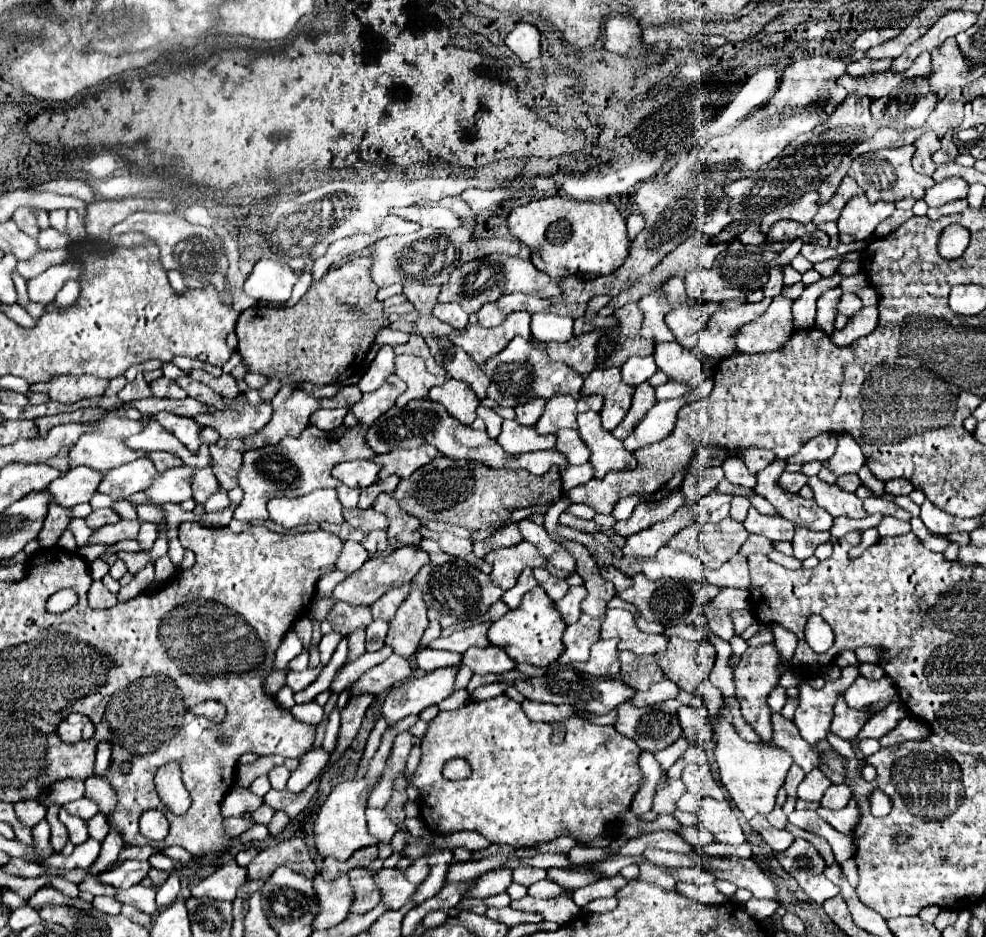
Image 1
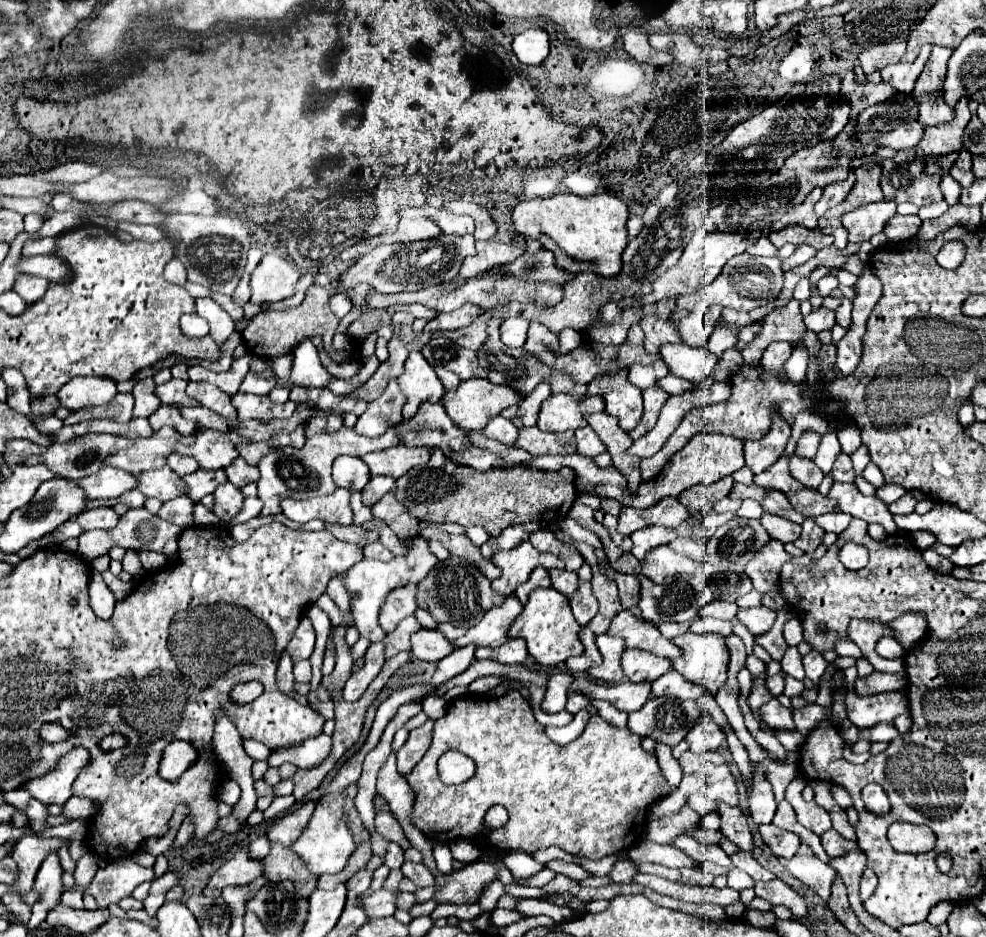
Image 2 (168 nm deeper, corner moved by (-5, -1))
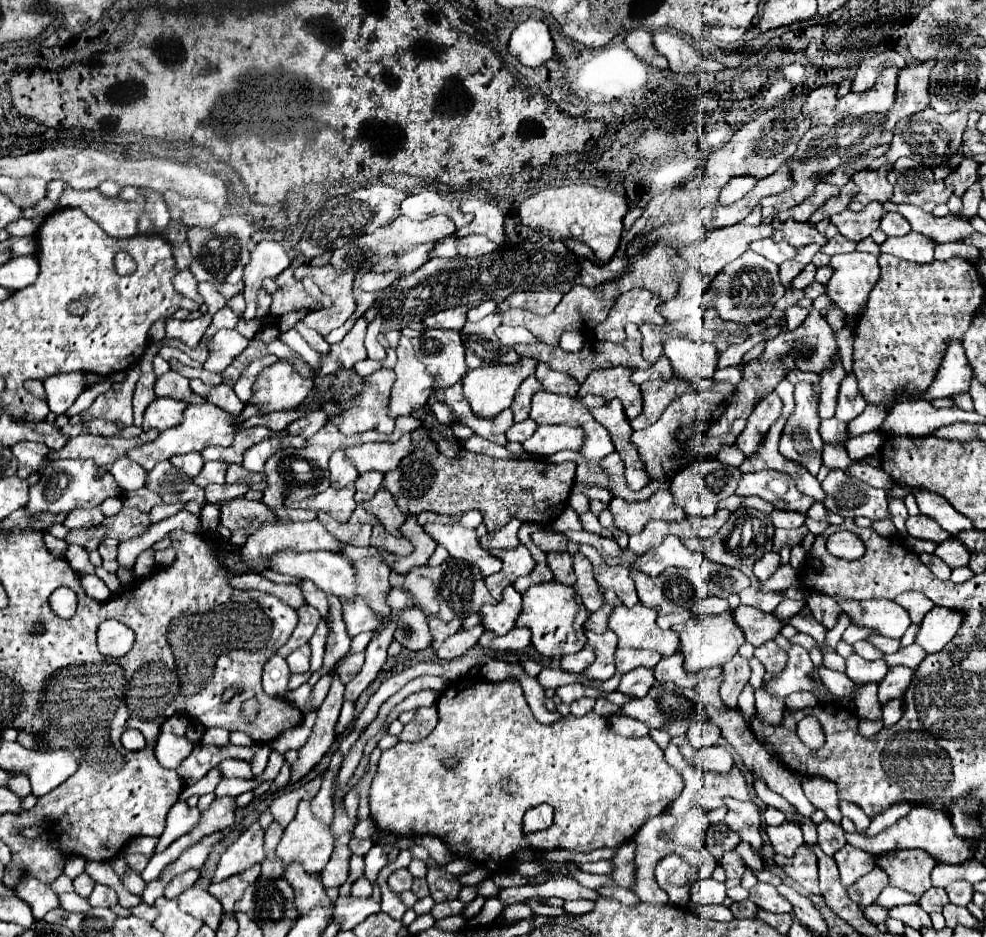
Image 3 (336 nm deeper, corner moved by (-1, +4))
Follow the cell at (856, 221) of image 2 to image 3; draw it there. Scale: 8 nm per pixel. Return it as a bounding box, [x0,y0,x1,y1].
[830,201,884,243]

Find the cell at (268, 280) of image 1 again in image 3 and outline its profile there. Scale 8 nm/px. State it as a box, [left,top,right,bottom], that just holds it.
[244,241,290,321]

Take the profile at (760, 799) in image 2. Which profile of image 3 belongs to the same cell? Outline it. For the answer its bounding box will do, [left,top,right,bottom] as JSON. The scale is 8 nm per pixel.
[764,807,786,825]

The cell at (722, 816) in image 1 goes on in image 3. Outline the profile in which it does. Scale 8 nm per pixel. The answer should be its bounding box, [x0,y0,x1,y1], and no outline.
[724,799,762,851]

